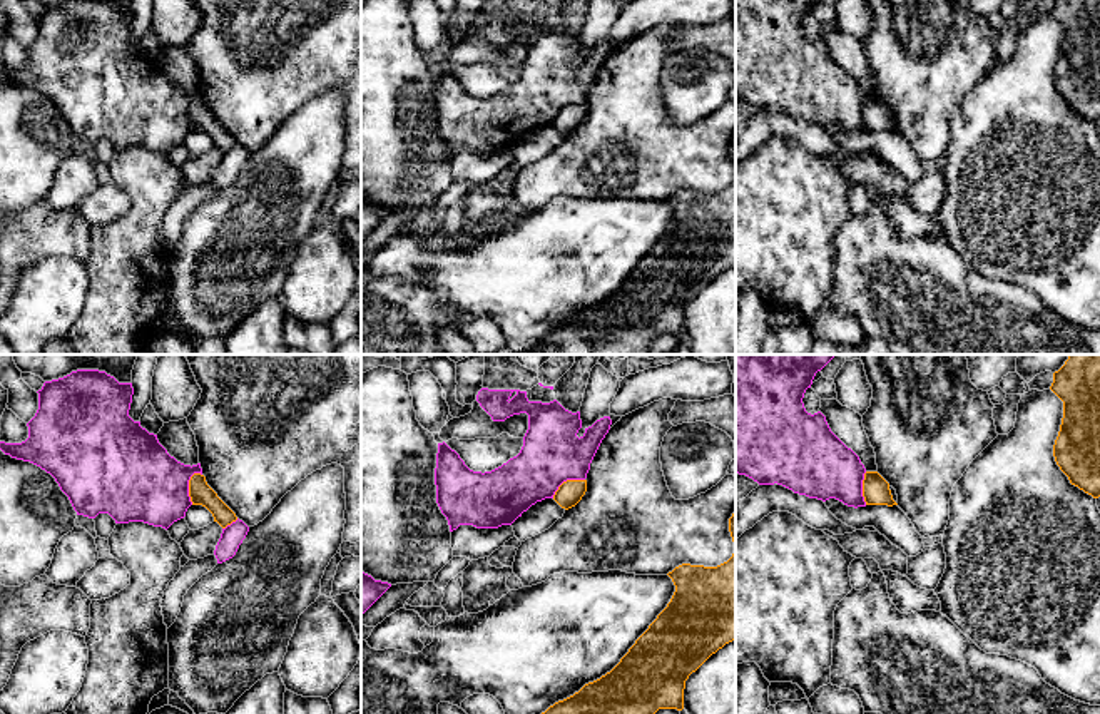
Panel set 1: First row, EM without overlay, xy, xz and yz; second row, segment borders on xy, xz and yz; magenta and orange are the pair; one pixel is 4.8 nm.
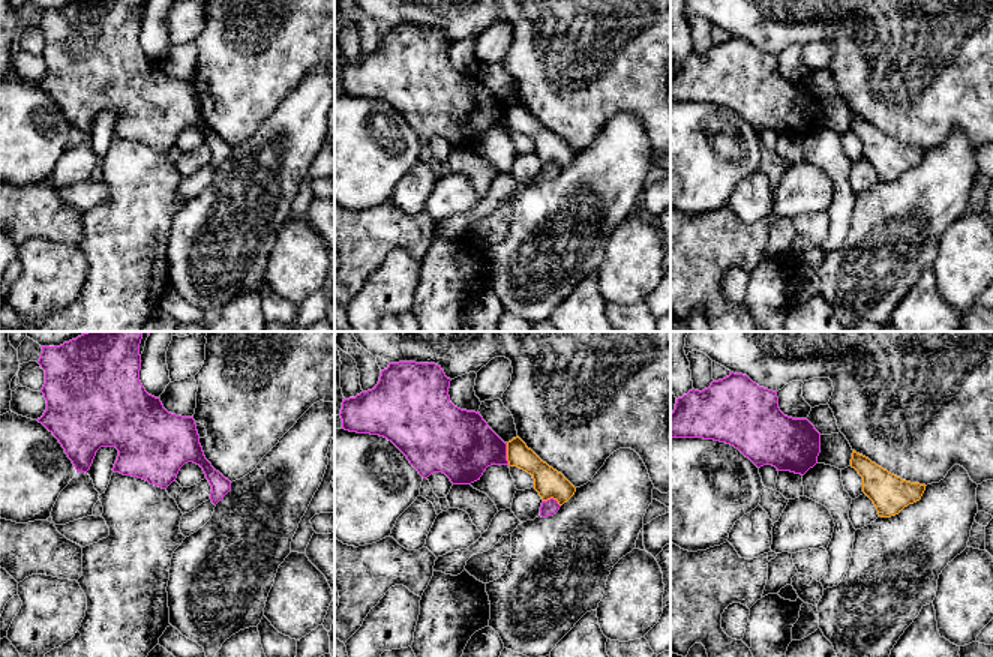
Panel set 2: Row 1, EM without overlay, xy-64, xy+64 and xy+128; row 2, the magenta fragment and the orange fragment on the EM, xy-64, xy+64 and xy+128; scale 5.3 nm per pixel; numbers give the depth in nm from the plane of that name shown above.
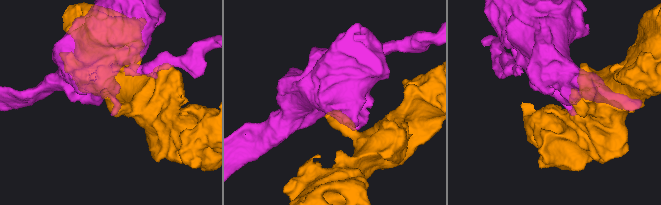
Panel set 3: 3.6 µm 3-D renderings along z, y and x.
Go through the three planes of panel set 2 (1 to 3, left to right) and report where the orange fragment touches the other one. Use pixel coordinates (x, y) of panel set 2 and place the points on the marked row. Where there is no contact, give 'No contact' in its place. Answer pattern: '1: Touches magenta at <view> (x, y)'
1: No contact
2: Touches magenta at xy+64 (506, 455)
3: No contact

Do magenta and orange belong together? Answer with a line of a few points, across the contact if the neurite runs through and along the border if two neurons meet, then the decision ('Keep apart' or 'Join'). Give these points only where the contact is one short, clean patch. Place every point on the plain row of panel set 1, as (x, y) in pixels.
Keep apart

